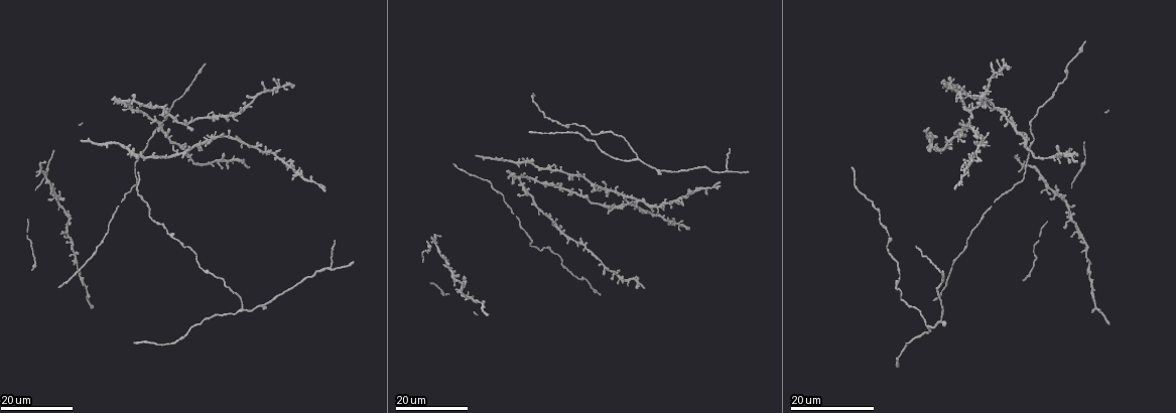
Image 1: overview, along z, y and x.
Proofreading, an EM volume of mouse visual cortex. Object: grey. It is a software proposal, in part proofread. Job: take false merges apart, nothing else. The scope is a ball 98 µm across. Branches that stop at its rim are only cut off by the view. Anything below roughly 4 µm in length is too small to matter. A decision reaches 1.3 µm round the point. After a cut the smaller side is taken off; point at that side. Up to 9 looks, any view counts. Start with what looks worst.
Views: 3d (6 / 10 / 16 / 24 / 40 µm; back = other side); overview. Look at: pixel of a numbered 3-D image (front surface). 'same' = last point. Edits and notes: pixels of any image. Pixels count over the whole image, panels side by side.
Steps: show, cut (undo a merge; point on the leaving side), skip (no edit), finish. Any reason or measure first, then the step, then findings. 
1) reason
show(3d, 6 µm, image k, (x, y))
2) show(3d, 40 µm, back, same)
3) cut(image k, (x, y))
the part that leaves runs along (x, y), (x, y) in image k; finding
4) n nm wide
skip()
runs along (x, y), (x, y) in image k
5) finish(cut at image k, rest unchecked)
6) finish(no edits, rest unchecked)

arms part here
show(3d, 24 µm, image 1, (331, 271))

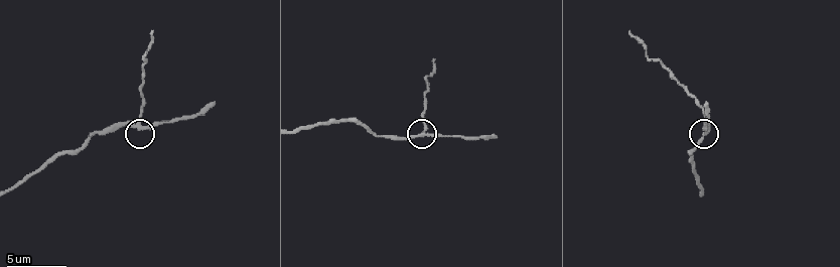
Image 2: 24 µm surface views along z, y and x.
show(3d, 10 µm, image 2, (135, 126))

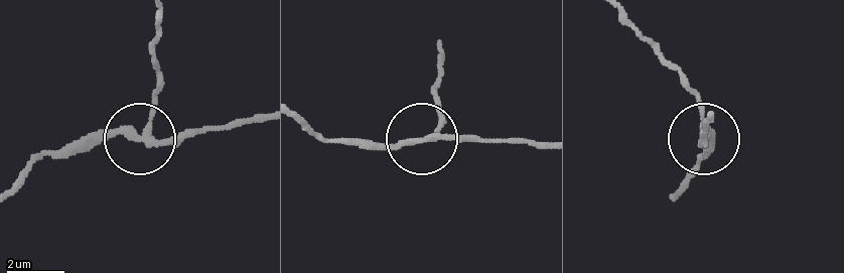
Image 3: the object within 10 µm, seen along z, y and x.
cut(image 3, (153, 90))
the part that leaves runs along (148, 132), (155, 19) in image 3; a second neuron is stuck on

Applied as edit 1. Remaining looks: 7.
show(overview)

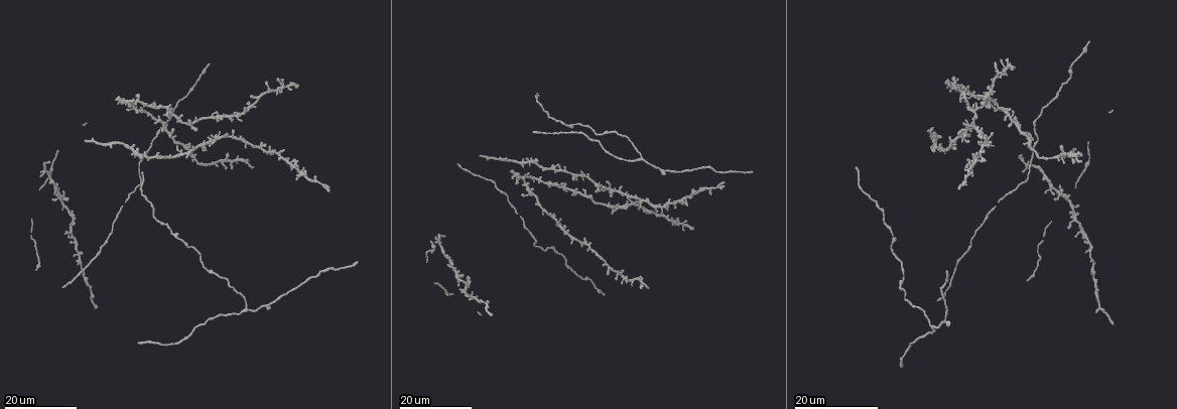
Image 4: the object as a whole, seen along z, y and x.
looks like a crossing
show(3d, 16 µm, image 4, (935, 146))

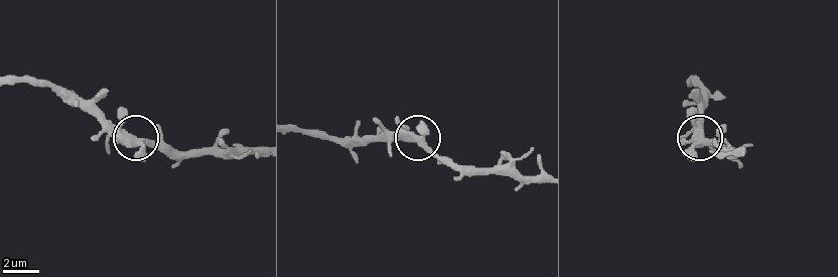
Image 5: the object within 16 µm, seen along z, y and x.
closer look
show(3d, 10 µm, image 5, (413, 134))

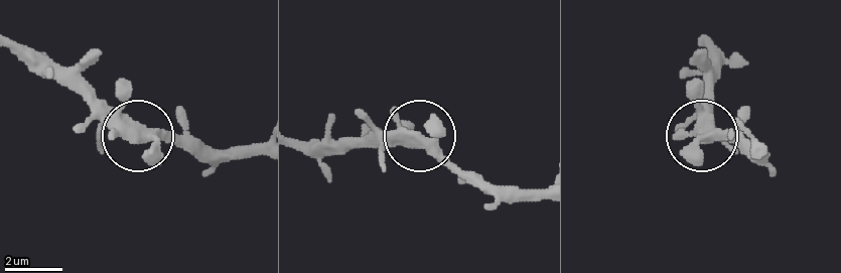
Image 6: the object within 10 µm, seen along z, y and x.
skip()
runs along (541, 194), (489, 194), (418, 140), (363, 137) in image 6; one neuron here

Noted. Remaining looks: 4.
two arms in line, one across
show(3d, 24 µm, image 4, (943, 320))

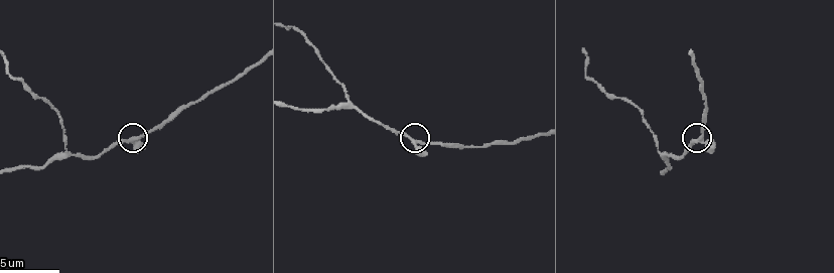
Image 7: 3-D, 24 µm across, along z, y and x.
show(3d, 10 µm, image 7, (134, 138))

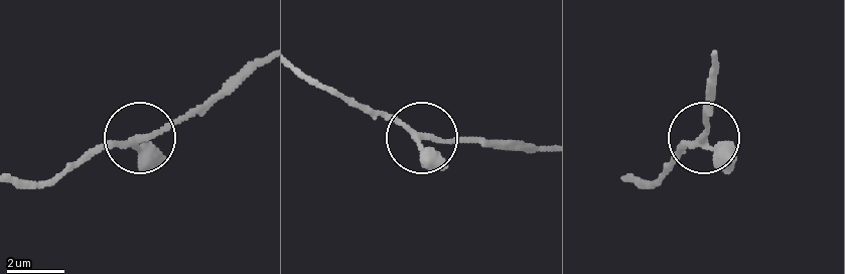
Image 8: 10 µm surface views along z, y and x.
200 nm wide
skip()
runs along (15, 179), (44, 179), (166, 131), (222, 88) in image 8; all the same neuron

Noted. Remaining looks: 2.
three arms meet
show(3d, 24 µm, image 4, (456, 275))

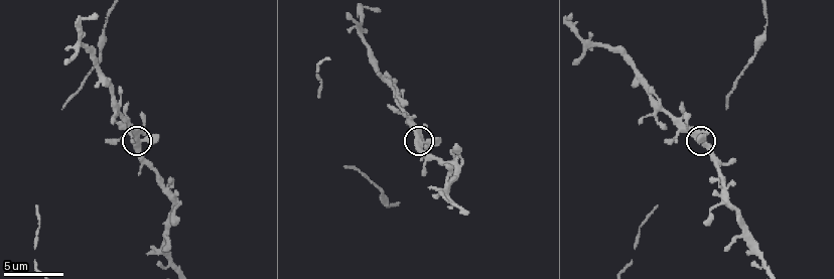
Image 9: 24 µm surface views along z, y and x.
show(3d, 10 µm, image 9, (418, 138))

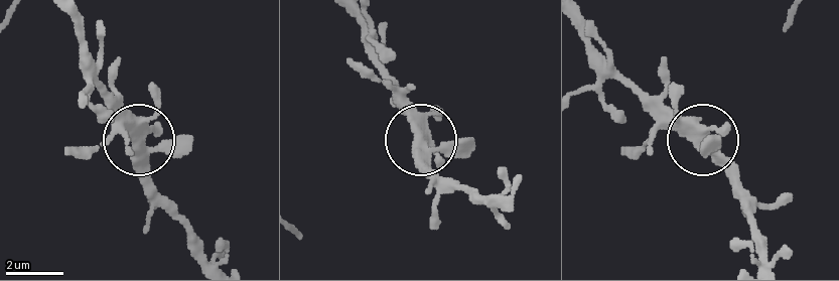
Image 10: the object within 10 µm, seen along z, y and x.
skip()
continuous, no second neuron

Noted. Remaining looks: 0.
finish(cut at image 3, rest unchecked)

